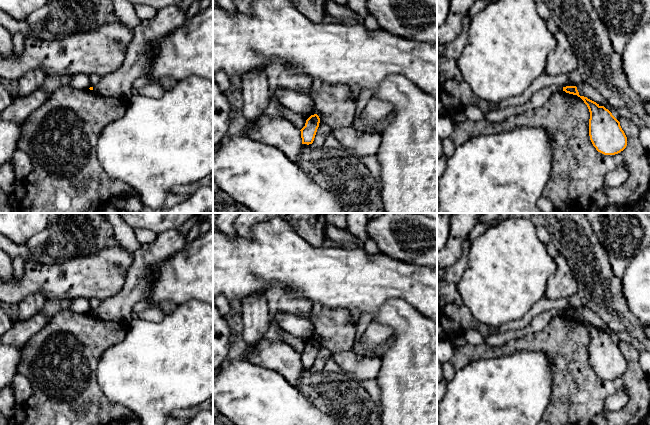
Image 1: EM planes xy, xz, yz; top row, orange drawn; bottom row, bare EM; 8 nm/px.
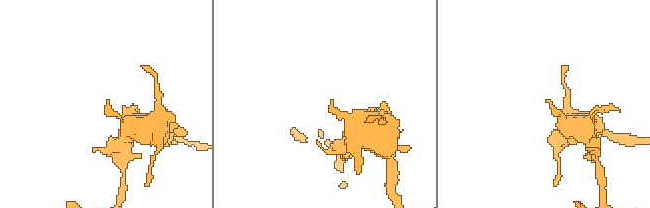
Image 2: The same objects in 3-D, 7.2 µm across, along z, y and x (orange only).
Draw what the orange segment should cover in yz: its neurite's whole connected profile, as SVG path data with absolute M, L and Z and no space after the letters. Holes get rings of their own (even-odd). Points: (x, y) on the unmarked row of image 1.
M576 310L563 311L563 315L577 319L587 329L590 336L589 360L596 374L604 379L615 379L627 370L627 361L620 346L604 330L587 321L580 320Z

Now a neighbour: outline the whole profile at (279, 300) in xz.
M272 283L266 294L269 323L276 323L276 316L280 313L297 315L304 318L311 312L313 304L305 299L302 294L293 294L279 283Z

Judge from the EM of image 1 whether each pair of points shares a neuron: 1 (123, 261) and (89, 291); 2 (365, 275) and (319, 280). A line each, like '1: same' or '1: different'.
1: same
2: same

